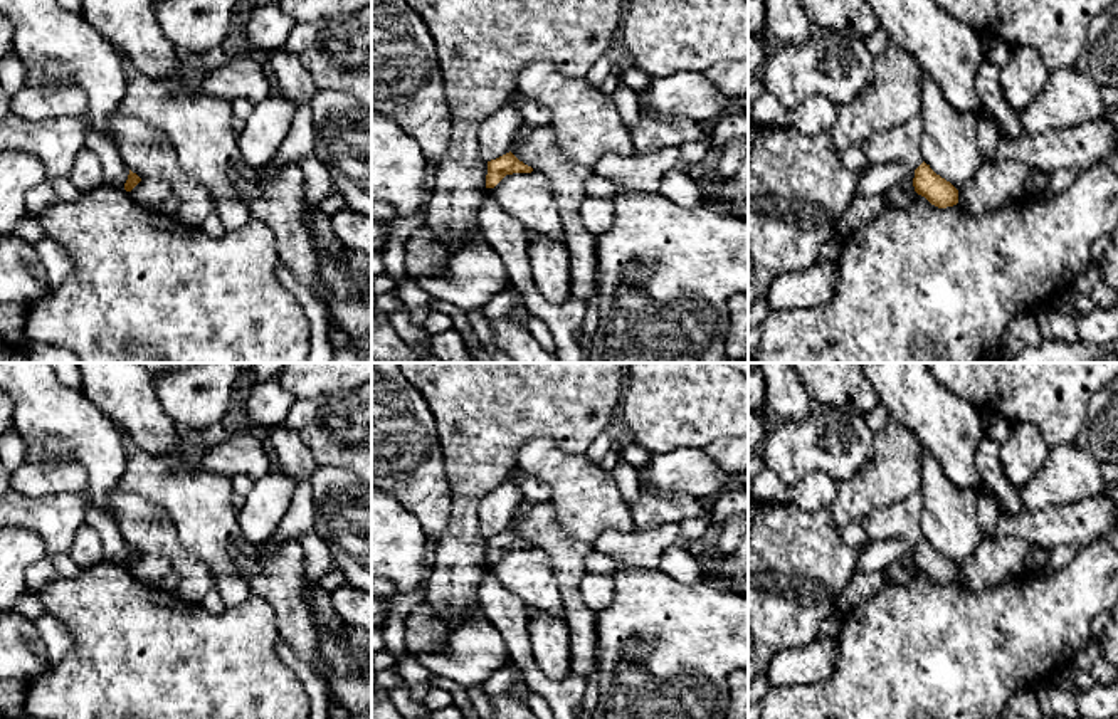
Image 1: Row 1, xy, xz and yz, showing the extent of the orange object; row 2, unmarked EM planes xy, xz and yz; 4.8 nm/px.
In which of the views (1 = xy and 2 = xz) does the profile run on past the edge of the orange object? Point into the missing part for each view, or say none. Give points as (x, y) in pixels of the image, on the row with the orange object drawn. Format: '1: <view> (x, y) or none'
1: none
2: none

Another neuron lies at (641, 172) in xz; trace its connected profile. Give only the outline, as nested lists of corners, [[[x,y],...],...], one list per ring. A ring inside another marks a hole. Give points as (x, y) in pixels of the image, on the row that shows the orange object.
[[[669,146],[652,153],[607,153],[593,173],[612,181],[619,193],[659,193],[662,178],[679,161],[679,148]]]

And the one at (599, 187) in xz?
[[[595,173],[585,183],[585,190],[587,190],[588,197],[597,197],[602,200],[610,200],[610,202],[617,202],[620,197],[617,186],[612,181],[609,181]]]

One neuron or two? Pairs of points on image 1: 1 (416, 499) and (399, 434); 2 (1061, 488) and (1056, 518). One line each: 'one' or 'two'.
1: one
2: two

